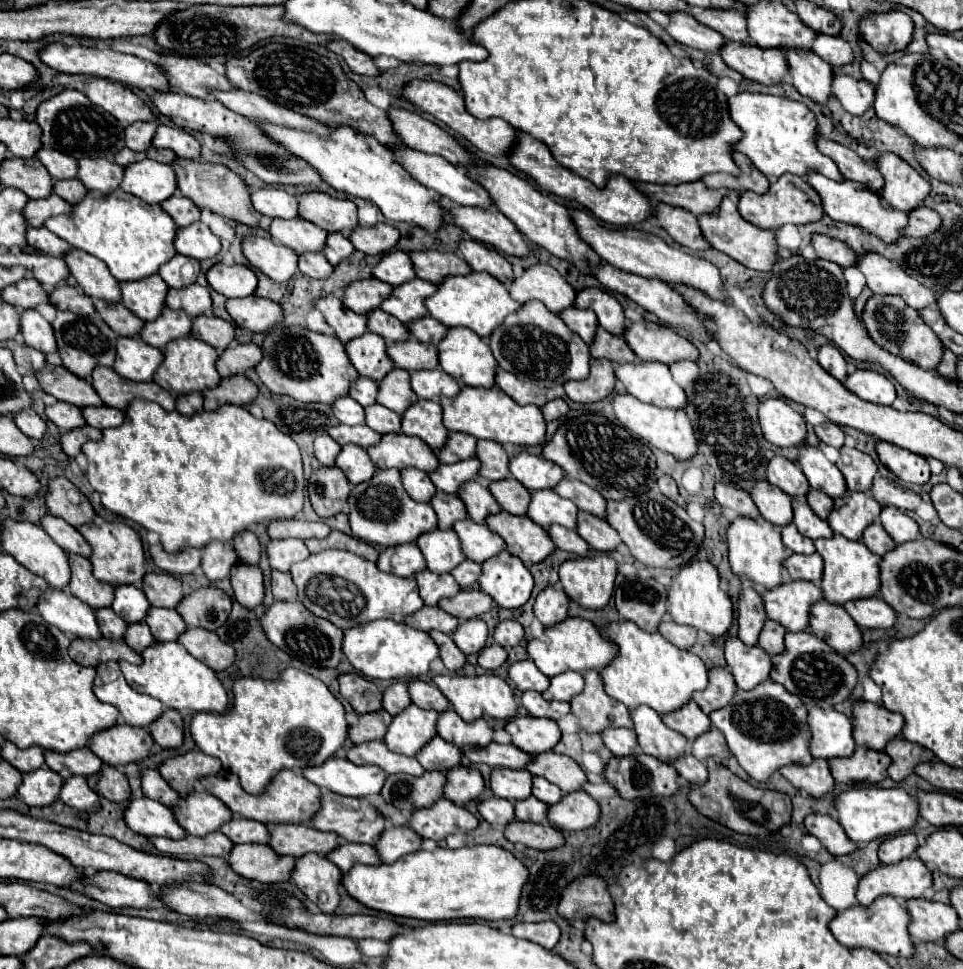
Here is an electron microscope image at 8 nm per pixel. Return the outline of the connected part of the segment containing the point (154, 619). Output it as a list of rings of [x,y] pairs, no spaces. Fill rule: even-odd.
[[[151,607],[145,623],[151,627],[151,633],[157,641],[177,641],[181,633],[185,633],[187,625],[183,617],[173,609],[157,609]]]

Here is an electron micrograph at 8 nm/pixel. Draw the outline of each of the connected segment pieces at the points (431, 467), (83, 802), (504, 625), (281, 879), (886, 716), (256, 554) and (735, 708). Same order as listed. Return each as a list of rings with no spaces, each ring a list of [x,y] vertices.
[[[387,433],[381,443],[367,449],[377,469],[421,469],[433,473],[439,467],[439,459],[419,437],[409,437],[405,433]]]
[[[67,777],[61,787],[61,801],[69,807],[75,807],[77,811],[91,813],[99,807],[101,797],[85,783],[83,777]]]
[[[507,619],[501,621],[497,625],[497,629],[493,631],[493,641],[501,647],[513,647],[519,645],[525,639],[525,629],[521,627],[521,623],[517,623],[515,619]]]
[[[235,845],[229,855],[229,863],[235,873],[261,881],[261,883],[285,883],[291,879],[295,857],[277,855],[269,845]]]
[[[861,701],[855,705],[853,715],[857,719],[853,727],[853,737],[859,747],[883,751],[891,739],[895,739],[903,729],[903,717],[899,713],[887,711],[885,707]]]
[[[251,531],[241,533],[241,537],[237,537],[237,541],[235,541],[235,549],[237,549],[237,555],[239,555],[241,563],[259,565],[261,545],[259,545],[259,539],[257,539],[255,533],[251,533]]]
[[[769,679],[757,685],[757,689],[737,691],[727,707],[713,711],[709,717],[713,727],[725,735],[731,755],[749,773],[749,777],[765,783],[785,765],[809,765],[813,761],[809,751],[811,729],[807,713],[807,705],[797,695]]]

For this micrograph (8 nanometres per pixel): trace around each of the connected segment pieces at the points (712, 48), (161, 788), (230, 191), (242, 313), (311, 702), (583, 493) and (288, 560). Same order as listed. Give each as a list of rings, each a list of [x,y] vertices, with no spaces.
[[[673,13],[673,15],[669,15],[669,19],[671,19],[671,23],[665,29],[681,45],[687,45],[687,47],[693,47],[693,49],[699,49],[705,53],[719,53],[727,41],[725,37],[721,37],[721,33],[701,25],[691,15]]]
[[[155,769],[145,771],[141,787],[143,787],[145,797],[149,797],[153,801],[159,801],[159,803],[163,803],[167,807],[173,807],[173,805],[177,805],[177,801],[181,801],[181,795],[177,795],[175,789],[171,789],[169,783]]]
[[[177,157],[177,161],[173,161],[173,171],[177,175],[177,185],[179,191],[191,199],[199,209],[209,209],[215,215],[233,219],[241,225],[247,227],[259,227],[259,213],[255,213],[253,203],[251,203],[251,191],[247,187],[247,183],[233,173],[229,167],[225,165],[211,165],[211,163],[201,163],[195,159],[181,159]]]
[[[255,295],[245,299],[229,299],[227,311],[239,327],[253,333],[267,333],[283,317],[281,305]]]
[[[285,669],[279,679],[263,681],[253,677],[237,679],[233,685],[233,707],[227,713],[197,713],[191,721],[191,735],[197,747],[221,759],[223,767],[235,773],[243,785],[243,789],[251,795],[265,793],[265,785],[273,781],[273,777],[283,769],[297,769],[301,773],[307,767],[323,765],[329,757],[333,757],[349,737],[349,723],[345,719],[345,709],[341,701],[327,689],[327,685],[299,669]]]
[[[565,477],[565,481],[561,481],[561,485],[557,485],[555,491],[561,497],[571,499],[581,511],[587,511],[587,513],[591,513],[595,517],[605,519],[605,515],[607,515],[607,499],[597,489],[591,489],[589,485],[581,483],[577,479]]]
[[[285,539],[285,541],[271,541],[267,547],[269,563],[273,569],[287,573],[293,563],[305,561],[311,553],[301,539]]]

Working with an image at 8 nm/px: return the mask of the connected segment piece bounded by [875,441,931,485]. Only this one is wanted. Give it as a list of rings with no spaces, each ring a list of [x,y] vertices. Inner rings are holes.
[[[881,441],[877,443],[877,453],[881,463],[893,471],[899,479],[903,479],[905,483],[915,483],[915,485],[925,485],[931,477],[929,471],[929,463],[925,457],[905,451],[903,447],[897,447],[893,443]]]

